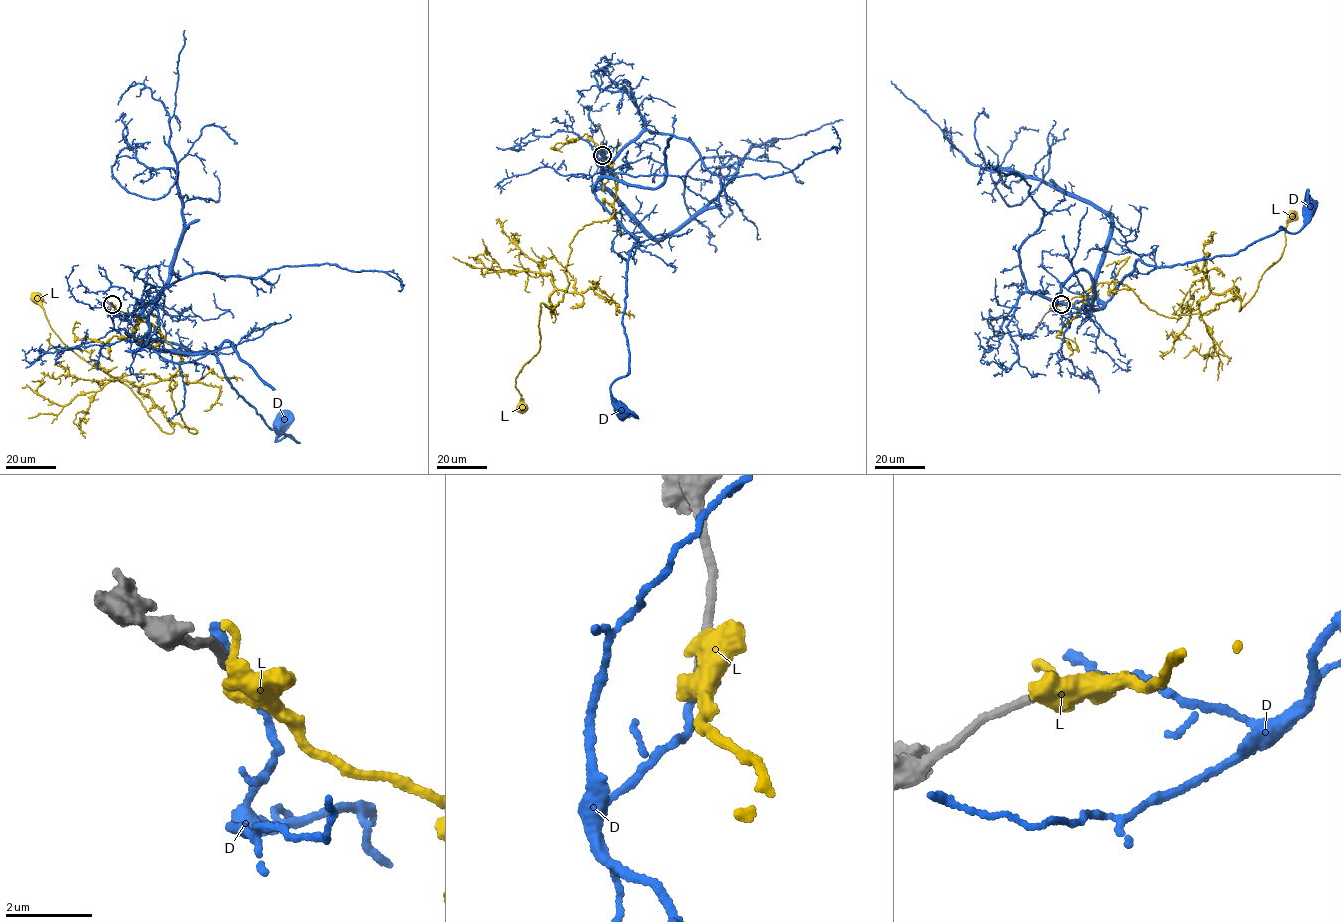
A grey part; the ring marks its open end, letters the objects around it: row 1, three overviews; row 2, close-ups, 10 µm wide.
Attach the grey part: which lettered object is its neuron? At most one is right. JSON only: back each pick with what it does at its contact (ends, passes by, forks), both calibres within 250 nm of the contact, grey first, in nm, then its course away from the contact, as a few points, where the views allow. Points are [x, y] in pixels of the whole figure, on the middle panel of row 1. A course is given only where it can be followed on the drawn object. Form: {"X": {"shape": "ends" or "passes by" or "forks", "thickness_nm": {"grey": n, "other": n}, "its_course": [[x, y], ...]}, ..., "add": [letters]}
{"add": []}

